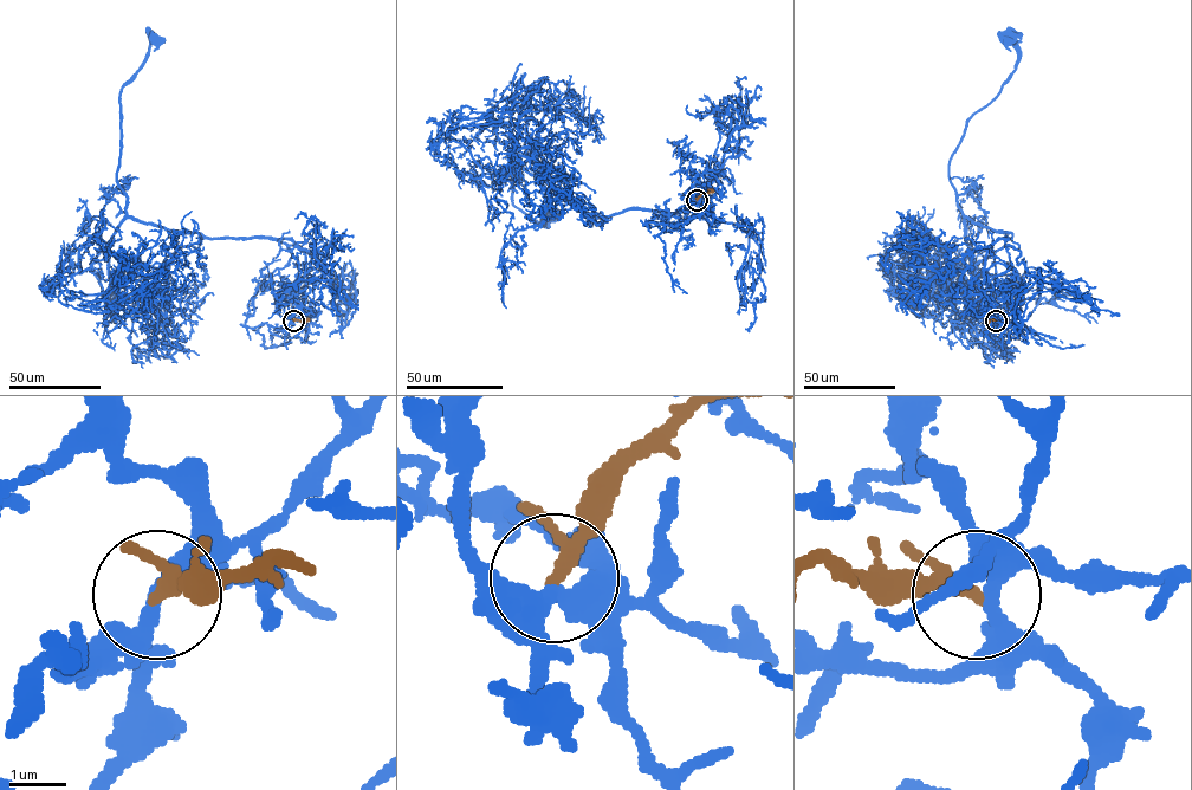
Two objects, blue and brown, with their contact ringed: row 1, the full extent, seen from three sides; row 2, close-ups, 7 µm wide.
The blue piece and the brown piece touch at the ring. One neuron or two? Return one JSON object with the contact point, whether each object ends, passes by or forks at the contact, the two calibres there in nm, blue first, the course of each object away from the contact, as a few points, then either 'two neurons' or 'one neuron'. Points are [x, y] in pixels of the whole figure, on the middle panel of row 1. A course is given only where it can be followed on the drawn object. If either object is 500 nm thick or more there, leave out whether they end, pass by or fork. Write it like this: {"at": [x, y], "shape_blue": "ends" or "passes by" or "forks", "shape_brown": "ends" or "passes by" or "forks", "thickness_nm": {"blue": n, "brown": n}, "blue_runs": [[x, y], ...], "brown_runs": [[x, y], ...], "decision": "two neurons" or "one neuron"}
{"at": [697, 200], "shape_blue": "passes by", "shape_brown": "passes by", "thickness_nm": {"blue": 340, "brown": 200}, "blue_runs": [[697, 200], [708, 185], [675, 212], [593, 217], [530, 175], [510, 150], [512, 204], [533, 221], [551, 213]], "brown_runs": [[697, 200], [712, 190], [707, 189]], "decision": "two neurons"}

